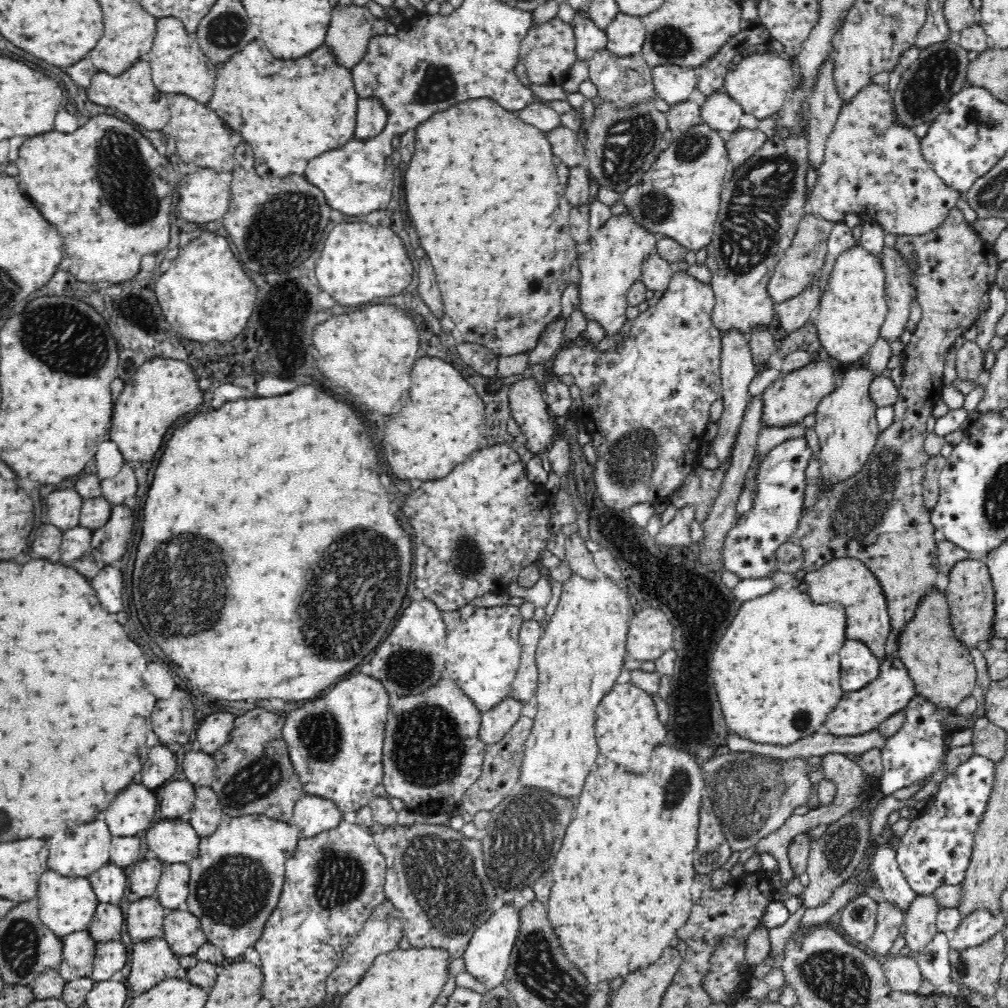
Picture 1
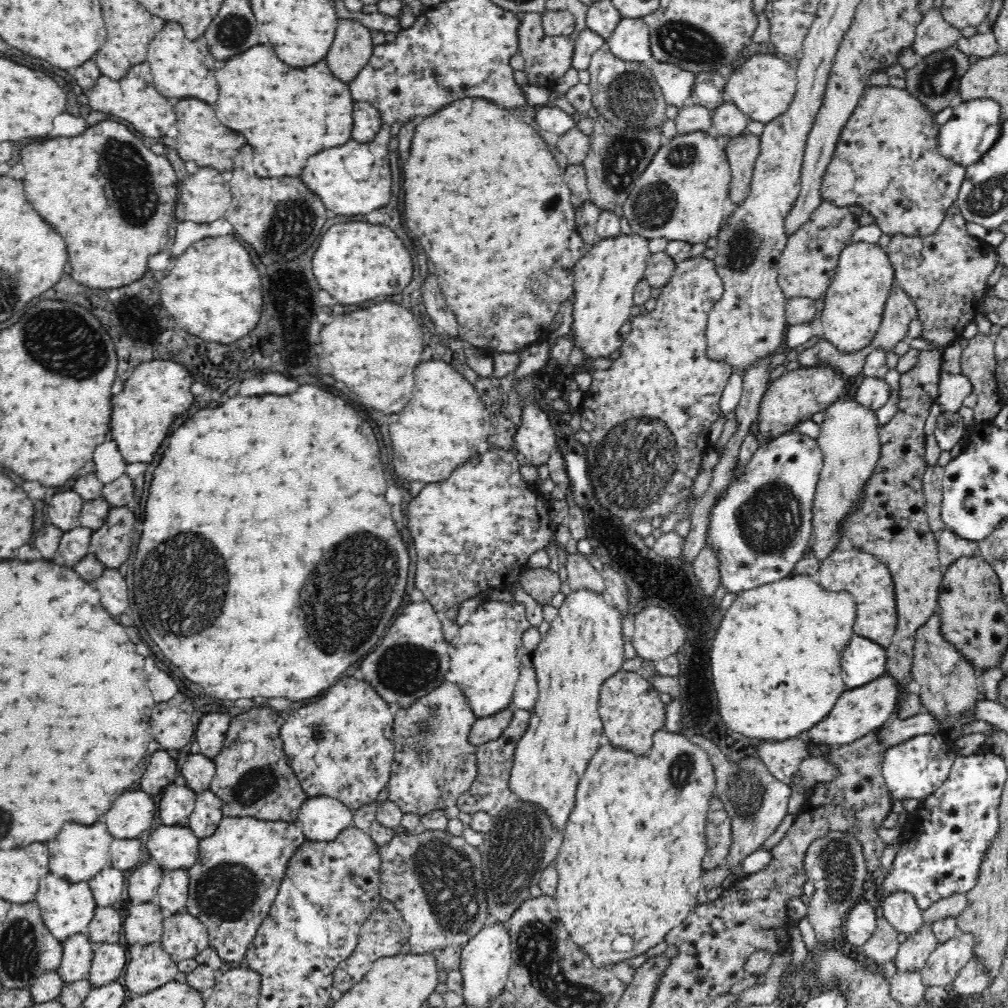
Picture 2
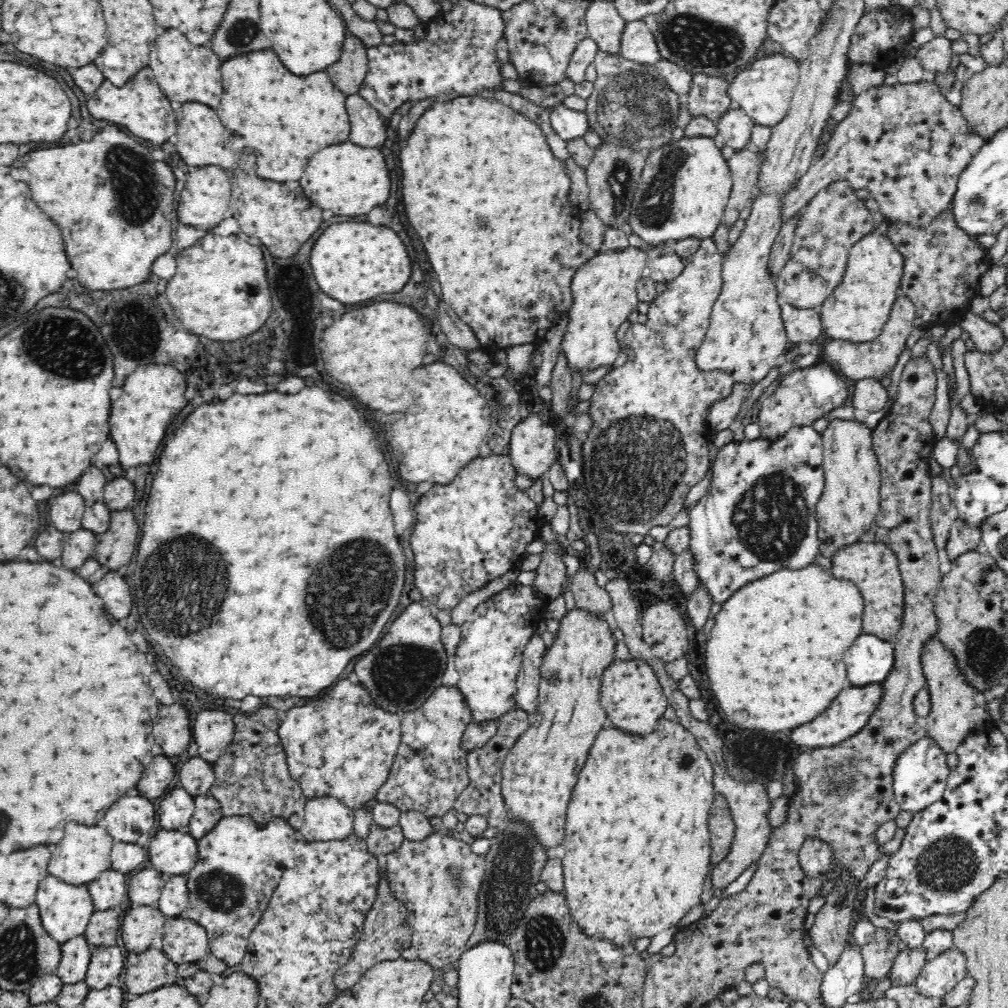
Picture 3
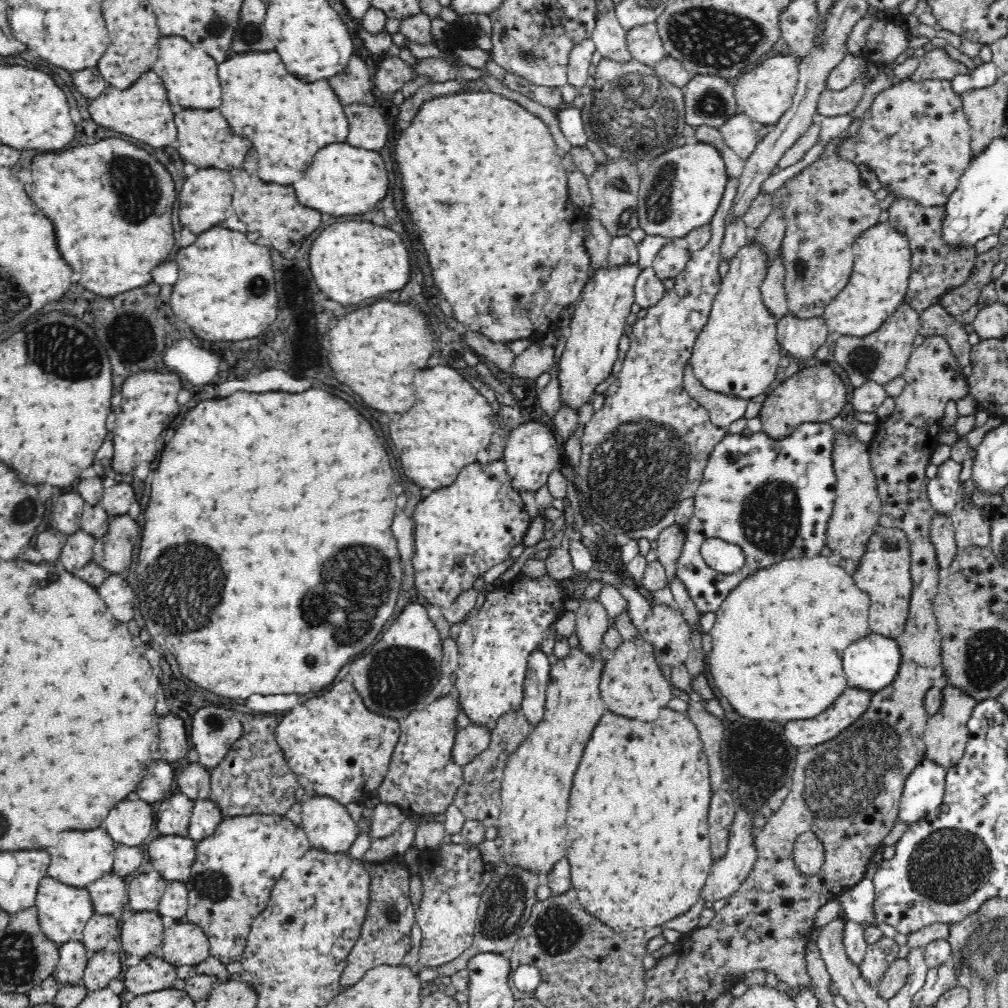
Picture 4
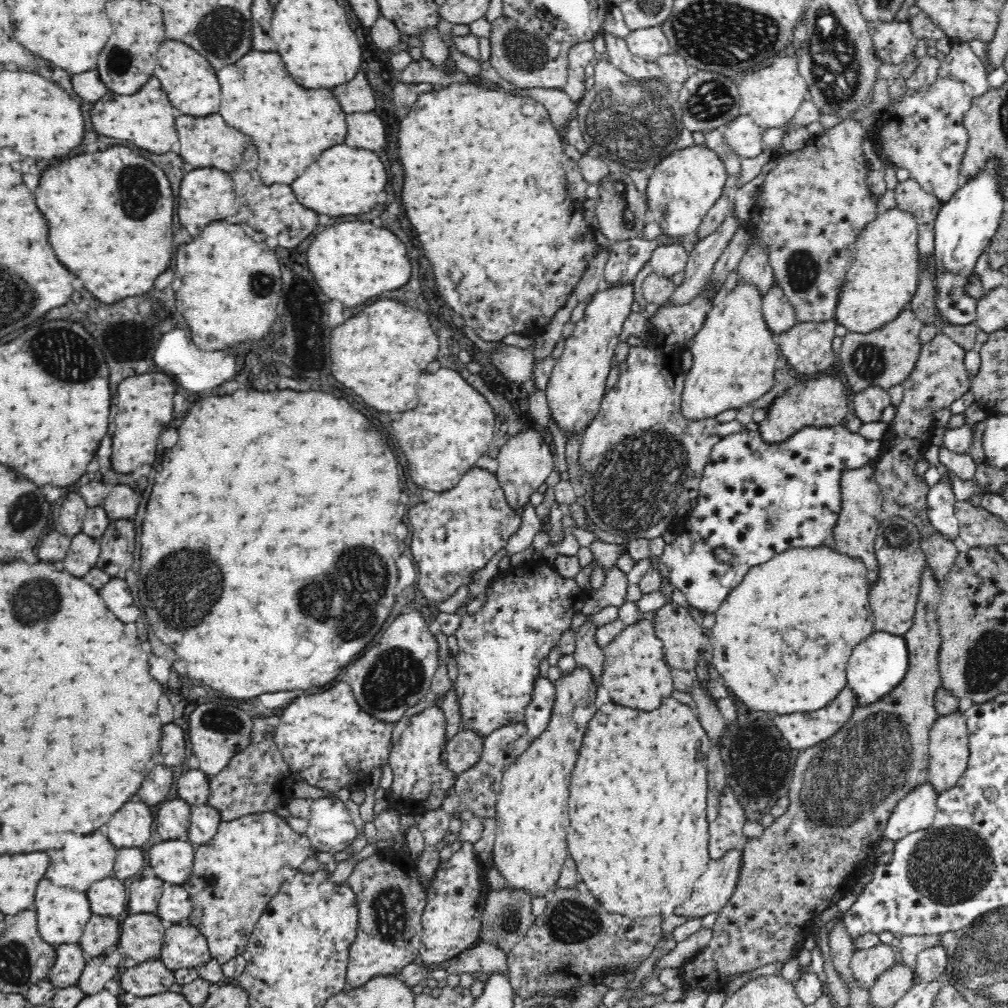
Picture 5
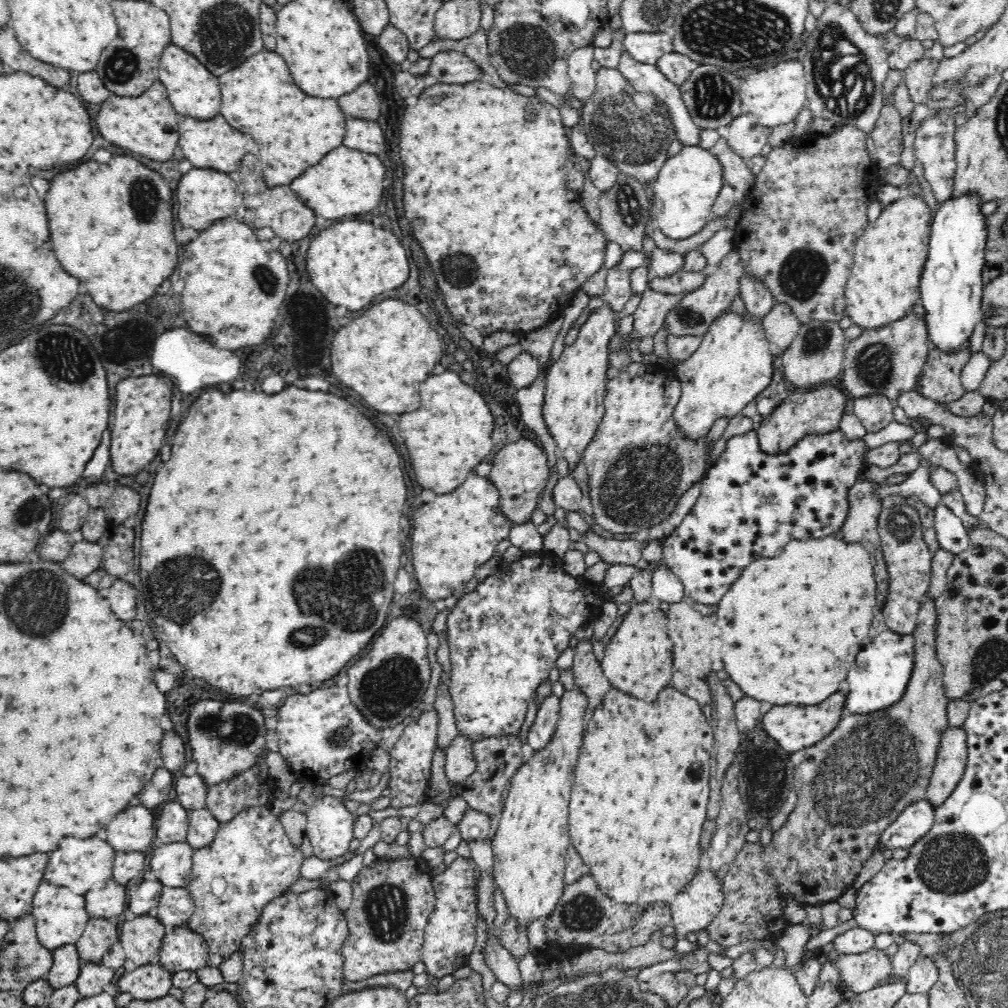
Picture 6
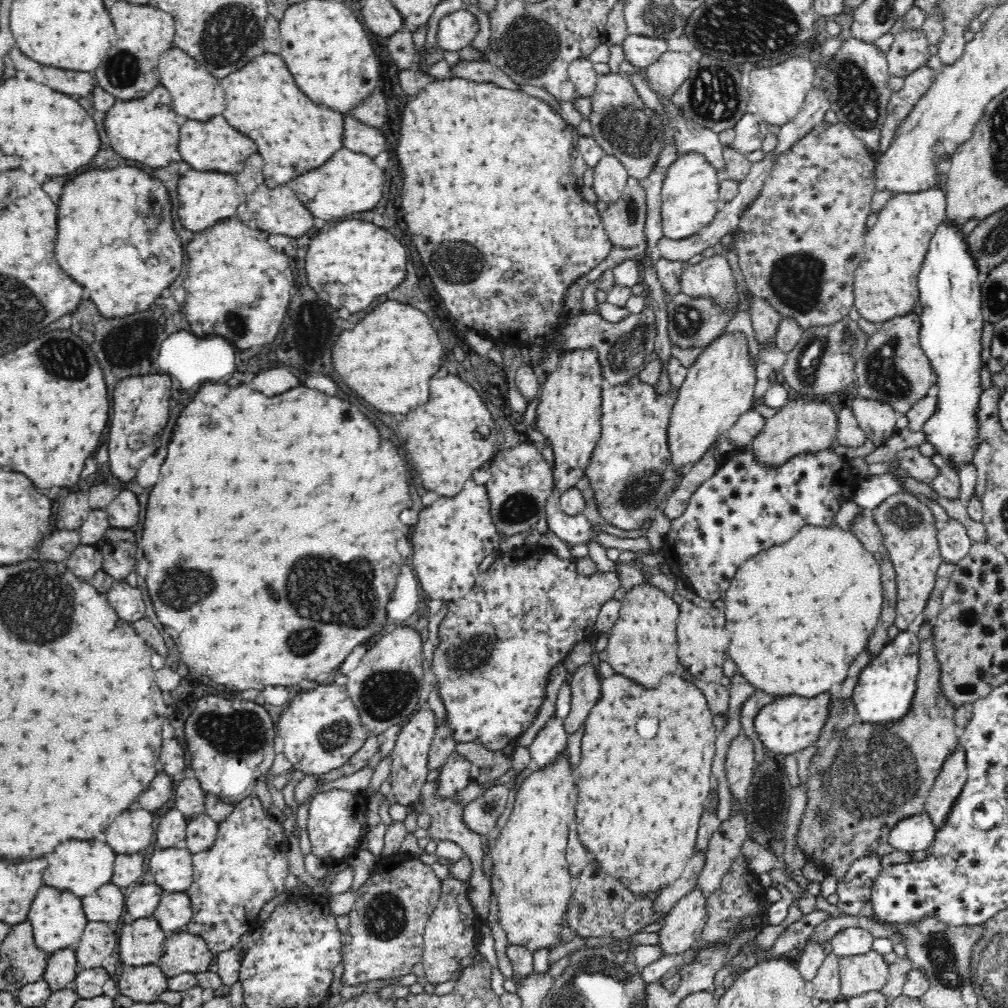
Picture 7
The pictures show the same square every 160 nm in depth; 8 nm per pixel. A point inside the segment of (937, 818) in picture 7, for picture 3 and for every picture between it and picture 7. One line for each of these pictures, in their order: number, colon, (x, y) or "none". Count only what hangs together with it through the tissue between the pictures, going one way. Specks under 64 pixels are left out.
3: (956, 709)
4: (946, 735)
5: (949, 740)
6: (950, 767)

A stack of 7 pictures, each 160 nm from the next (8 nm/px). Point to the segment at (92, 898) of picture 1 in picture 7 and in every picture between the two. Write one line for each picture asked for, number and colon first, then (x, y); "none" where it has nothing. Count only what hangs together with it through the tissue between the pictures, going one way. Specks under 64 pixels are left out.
2: (67, 909)
3: (66, 910)
4: (64, 911)
5: (62, 914)
6: (60, 917)
7: (57, 919)

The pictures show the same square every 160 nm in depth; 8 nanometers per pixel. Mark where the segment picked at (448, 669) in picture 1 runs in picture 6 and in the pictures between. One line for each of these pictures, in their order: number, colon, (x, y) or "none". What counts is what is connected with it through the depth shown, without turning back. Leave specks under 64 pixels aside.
2: (486, 656)
3: (494, 637)
4: (496, 643)
5: (527, 608)
6: (504, 636)

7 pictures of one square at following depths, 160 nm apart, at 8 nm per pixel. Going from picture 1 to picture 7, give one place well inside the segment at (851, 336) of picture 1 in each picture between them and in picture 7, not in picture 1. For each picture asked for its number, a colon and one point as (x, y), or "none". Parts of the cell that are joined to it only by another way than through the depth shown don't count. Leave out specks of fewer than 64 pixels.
2: (854, 304)
3: (857, 311)
4: (879, 283)
5: (883, 278)
6: (884, 285)
7: (886, 286)

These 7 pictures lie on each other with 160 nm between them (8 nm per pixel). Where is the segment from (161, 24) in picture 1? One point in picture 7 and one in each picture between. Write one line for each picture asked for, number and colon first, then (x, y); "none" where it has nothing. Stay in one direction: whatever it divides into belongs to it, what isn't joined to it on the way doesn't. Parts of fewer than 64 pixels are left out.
2: (181, 68)
3: (186, 73)
4: (190, 77)
5: (191, 85)
6: (193, 91)
7: (196, 94)

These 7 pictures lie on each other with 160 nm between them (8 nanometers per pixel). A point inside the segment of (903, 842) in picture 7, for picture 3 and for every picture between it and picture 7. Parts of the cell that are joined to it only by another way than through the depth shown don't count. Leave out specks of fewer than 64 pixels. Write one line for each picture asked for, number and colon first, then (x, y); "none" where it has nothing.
3: (920, 778)
4: (923, 791)
5: (917, 811)
6: (915, 822)

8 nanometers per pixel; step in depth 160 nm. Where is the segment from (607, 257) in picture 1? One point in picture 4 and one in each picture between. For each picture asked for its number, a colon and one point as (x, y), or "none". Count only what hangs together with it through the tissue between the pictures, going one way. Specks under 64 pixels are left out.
2: (605, 278)
3: (605, 289)
4: (591, 348)

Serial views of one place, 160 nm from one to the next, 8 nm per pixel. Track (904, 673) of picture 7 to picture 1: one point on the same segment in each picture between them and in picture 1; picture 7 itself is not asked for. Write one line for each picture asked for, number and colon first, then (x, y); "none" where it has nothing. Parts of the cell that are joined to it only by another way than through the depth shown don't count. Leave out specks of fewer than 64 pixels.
1: (859, 666)
2: (865, 660)
3: (871, 660)
4: (872, 664)
5: (877, 666)
6: (878, 682)

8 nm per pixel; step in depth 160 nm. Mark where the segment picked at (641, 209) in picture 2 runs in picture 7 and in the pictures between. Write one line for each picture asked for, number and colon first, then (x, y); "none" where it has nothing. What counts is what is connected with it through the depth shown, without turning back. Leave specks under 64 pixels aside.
3: (684, 187)
4: (682, 190)
5: (683, 187)
6: (686, 188)
7: (690, 195)

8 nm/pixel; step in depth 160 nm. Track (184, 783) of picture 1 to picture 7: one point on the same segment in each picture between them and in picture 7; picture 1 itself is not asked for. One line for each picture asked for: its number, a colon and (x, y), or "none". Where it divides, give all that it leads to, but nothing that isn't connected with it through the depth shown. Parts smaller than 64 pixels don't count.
2: (177, 803)
3: (175, 810)
4: (174, 814)
5: (173, 816)
6: (172, 822)
7: (172, 827)

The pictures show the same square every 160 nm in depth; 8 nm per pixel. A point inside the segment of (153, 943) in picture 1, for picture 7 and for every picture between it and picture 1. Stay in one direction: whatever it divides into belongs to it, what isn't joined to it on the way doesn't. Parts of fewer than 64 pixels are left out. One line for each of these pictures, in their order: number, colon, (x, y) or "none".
2: (154, 967)
3: (153, 970)
4: (151, 974)
5: (152, 977)
6: (146, 982)
7: (146, 983)

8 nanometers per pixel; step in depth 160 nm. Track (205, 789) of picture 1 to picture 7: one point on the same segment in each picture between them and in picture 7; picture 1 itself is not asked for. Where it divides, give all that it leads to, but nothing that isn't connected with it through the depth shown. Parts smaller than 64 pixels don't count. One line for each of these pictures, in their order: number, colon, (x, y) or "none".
2: (206, 816)
3: (207, 814)
4: (206, 816)
5: (205, 820)
6: (202, 828)
7: (201, 833)

